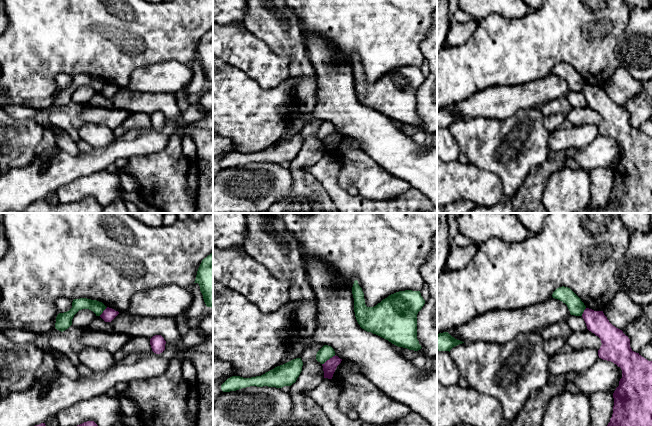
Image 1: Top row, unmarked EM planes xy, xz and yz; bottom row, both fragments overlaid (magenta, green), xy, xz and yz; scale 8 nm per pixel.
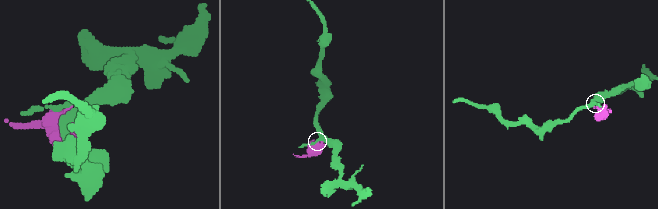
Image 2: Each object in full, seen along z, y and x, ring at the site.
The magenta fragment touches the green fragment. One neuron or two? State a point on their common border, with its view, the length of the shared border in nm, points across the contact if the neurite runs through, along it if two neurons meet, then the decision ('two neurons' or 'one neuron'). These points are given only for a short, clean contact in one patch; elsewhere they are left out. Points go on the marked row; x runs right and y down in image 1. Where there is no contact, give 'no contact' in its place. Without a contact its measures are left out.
xz (329, 359) | 130 nm | along xz (335, 355), (322, 364) | two neurons

